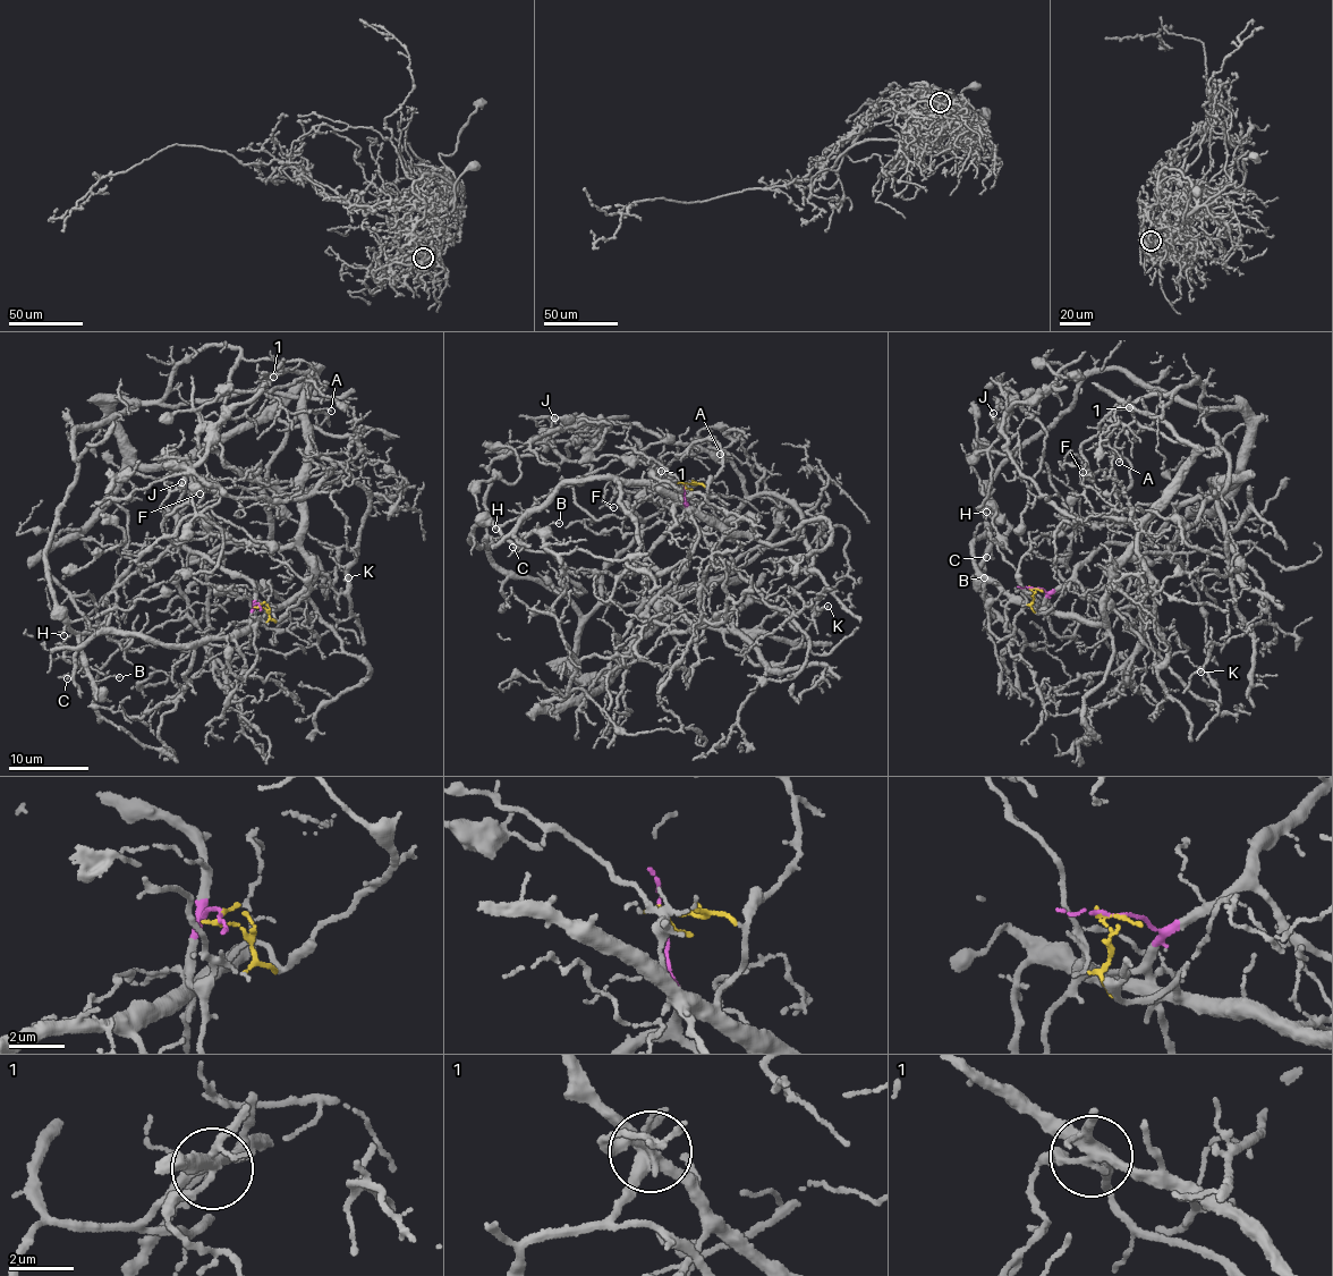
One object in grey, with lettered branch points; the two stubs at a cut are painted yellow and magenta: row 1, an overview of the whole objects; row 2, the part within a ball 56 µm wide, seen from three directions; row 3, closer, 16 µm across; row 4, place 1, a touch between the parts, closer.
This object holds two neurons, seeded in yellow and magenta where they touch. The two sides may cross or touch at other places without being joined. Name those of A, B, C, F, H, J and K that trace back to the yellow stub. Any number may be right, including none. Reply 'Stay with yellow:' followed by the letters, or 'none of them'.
Stay with yellow: A, J

